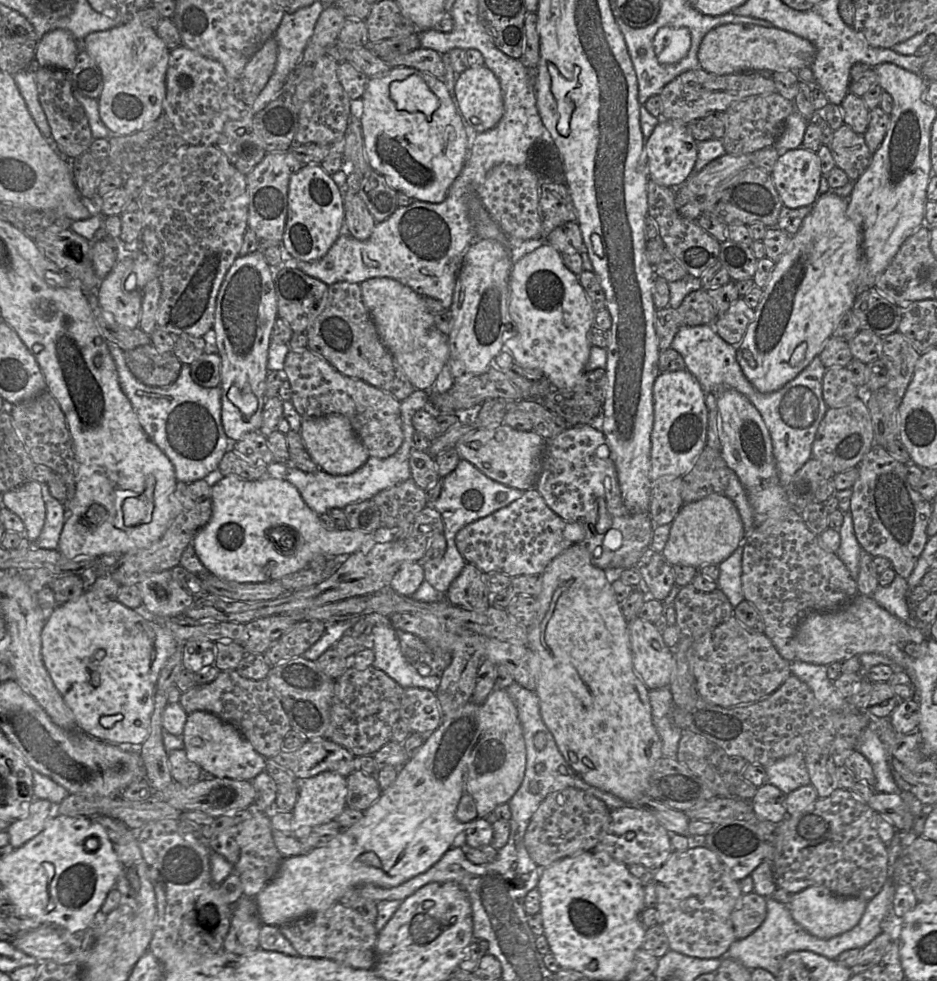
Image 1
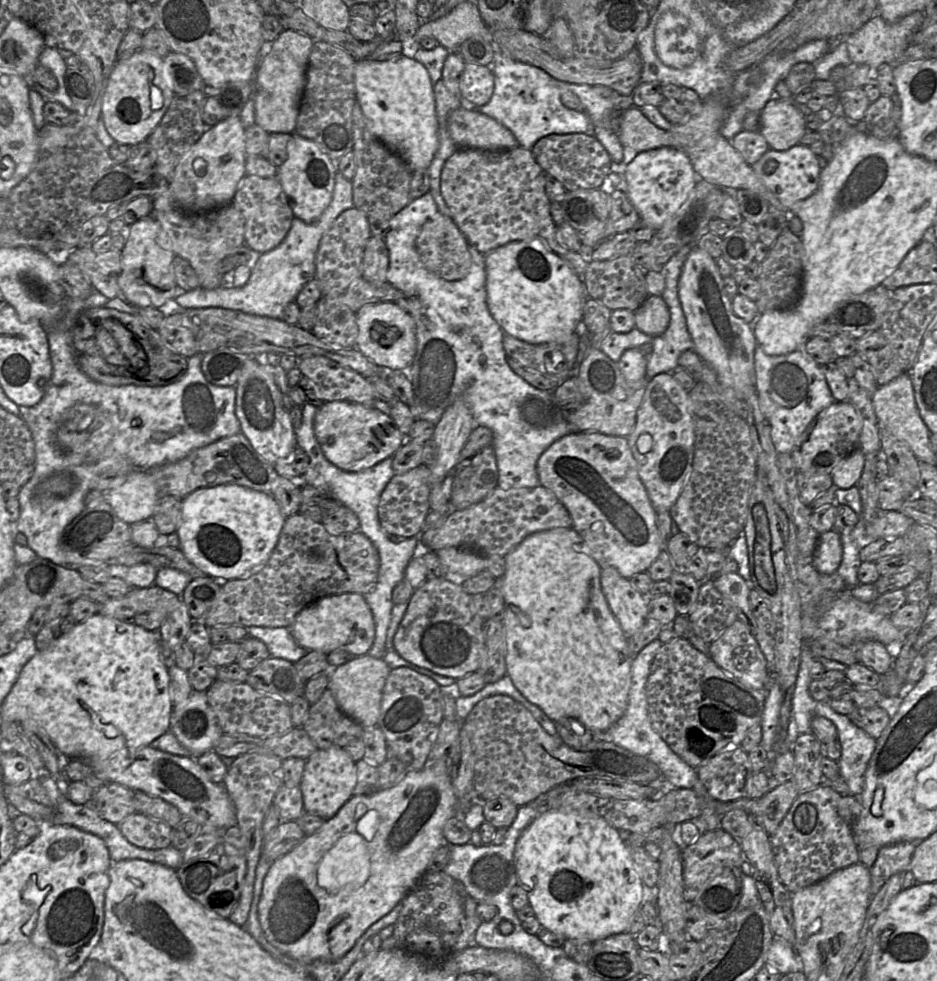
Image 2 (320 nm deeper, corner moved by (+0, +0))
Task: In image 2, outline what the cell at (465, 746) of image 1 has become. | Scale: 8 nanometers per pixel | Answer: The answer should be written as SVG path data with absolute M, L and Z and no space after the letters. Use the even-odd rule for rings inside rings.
M429 758L421 770L407 772L391 788L352 796L317 831L306 835L291 851L273 861L265 876L258 904L258 919L267 940L281 952L304 963L342 958L372 924L404 899L428 871L435 852L445 844L443 827L457 813L458 799L452 785L451 771L443 761ZM355 831L367 841L369 875L362 883L351 883L337 892L329 892L318 884L319 862L342 836Z

